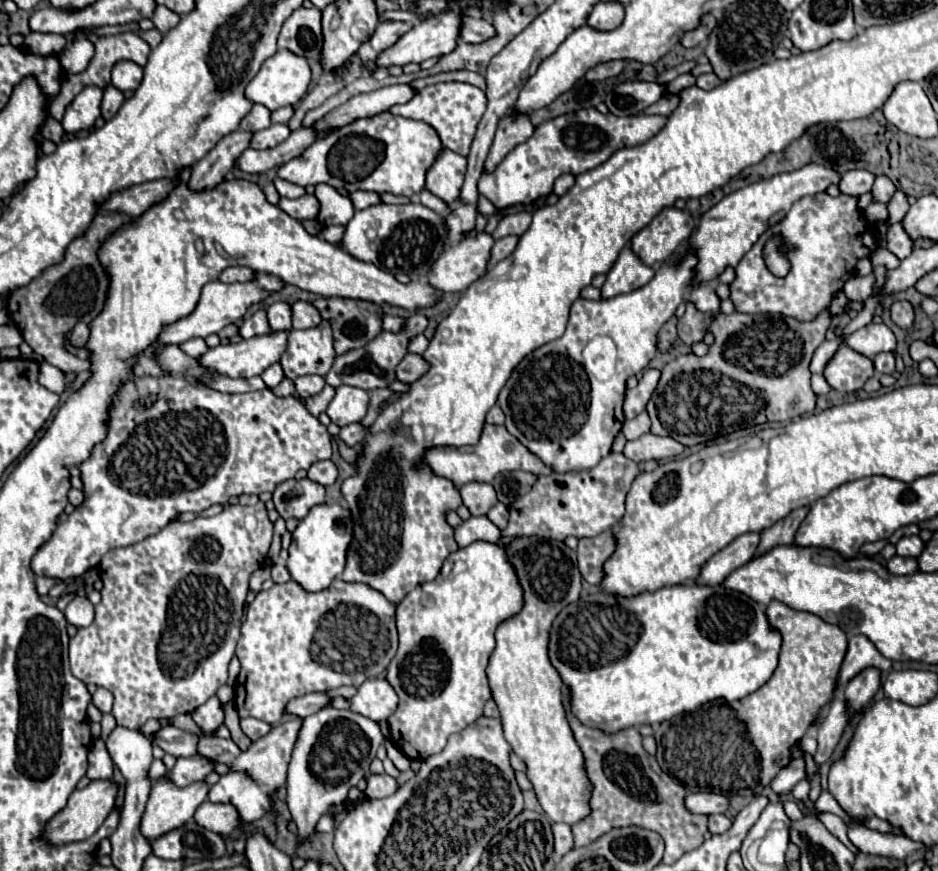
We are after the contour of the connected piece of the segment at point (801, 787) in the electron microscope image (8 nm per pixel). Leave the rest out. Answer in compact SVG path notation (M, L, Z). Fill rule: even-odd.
M801 780L801 782L791 790L791 794L793 794L793 798L801 800L807 808L812 809L813 802L809 799L809 782L807 782L807 780Z

